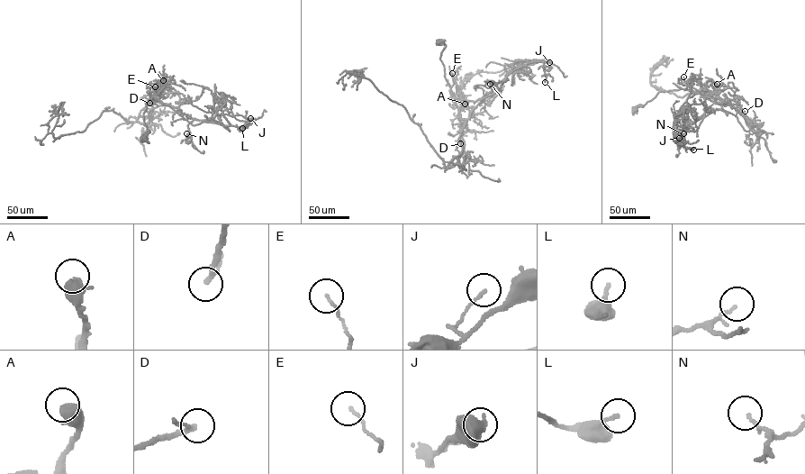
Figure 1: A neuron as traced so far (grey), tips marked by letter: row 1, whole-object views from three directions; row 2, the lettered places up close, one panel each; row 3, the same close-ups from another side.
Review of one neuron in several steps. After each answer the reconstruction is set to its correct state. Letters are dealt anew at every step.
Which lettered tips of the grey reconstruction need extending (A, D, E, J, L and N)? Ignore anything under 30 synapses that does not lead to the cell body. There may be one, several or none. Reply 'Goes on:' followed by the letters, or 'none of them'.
Goes on: A, D

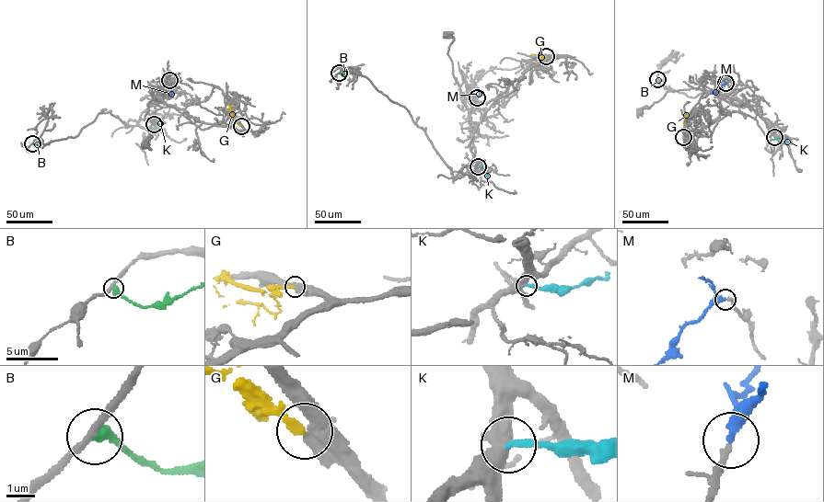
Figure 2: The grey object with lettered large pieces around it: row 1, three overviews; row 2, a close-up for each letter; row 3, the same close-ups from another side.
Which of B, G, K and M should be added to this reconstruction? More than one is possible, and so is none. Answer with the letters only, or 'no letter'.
M

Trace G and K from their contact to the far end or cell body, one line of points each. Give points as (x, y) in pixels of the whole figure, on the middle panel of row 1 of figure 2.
G: (546, 56), (531, 56)
K: (478, 165), (485, 169), (489, 177)

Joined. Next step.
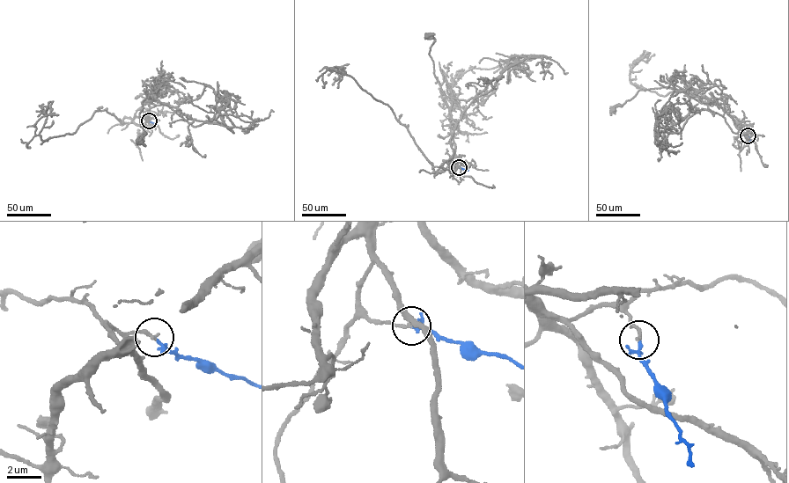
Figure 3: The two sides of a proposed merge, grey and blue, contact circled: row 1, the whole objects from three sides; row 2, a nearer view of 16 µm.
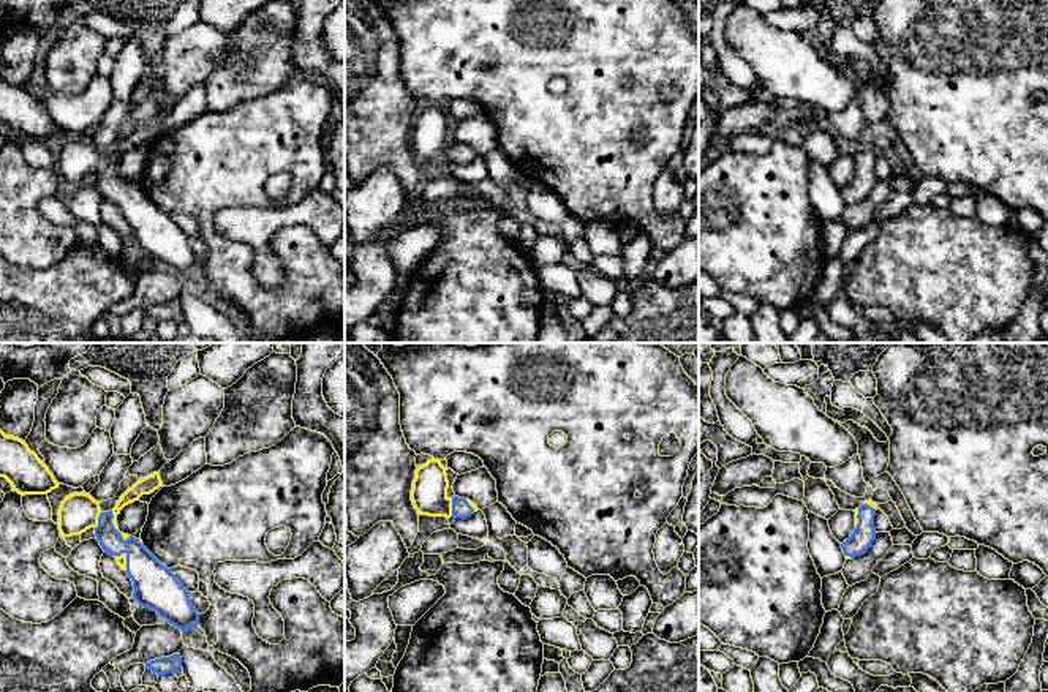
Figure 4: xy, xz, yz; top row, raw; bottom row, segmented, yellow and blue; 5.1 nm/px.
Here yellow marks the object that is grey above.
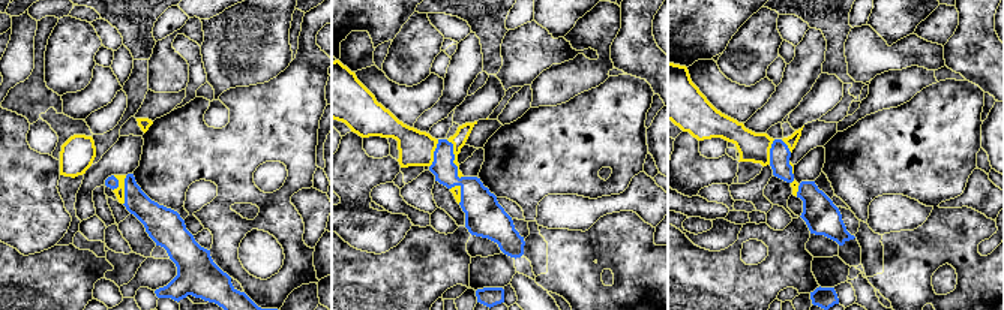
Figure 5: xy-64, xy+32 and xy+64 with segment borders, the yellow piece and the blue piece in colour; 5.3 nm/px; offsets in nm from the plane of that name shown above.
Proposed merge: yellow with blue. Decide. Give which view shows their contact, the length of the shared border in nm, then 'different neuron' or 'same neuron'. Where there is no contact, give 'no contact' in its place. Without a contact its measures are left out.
meets yellow in xy; contact 180 nm long; same neuron

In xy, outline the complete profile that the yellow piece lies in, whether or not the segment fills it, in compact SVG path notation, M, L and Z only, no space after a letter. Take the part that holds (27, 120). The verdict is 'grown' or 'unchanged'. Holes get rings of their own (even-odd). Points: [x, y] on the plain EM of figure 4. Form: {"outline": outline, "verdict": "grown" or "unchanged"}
{"outline": "M0 76L0 123L19 141L47 141L58 134L49 114L28 95L25 87Z", "verdict": "unchanged"}

